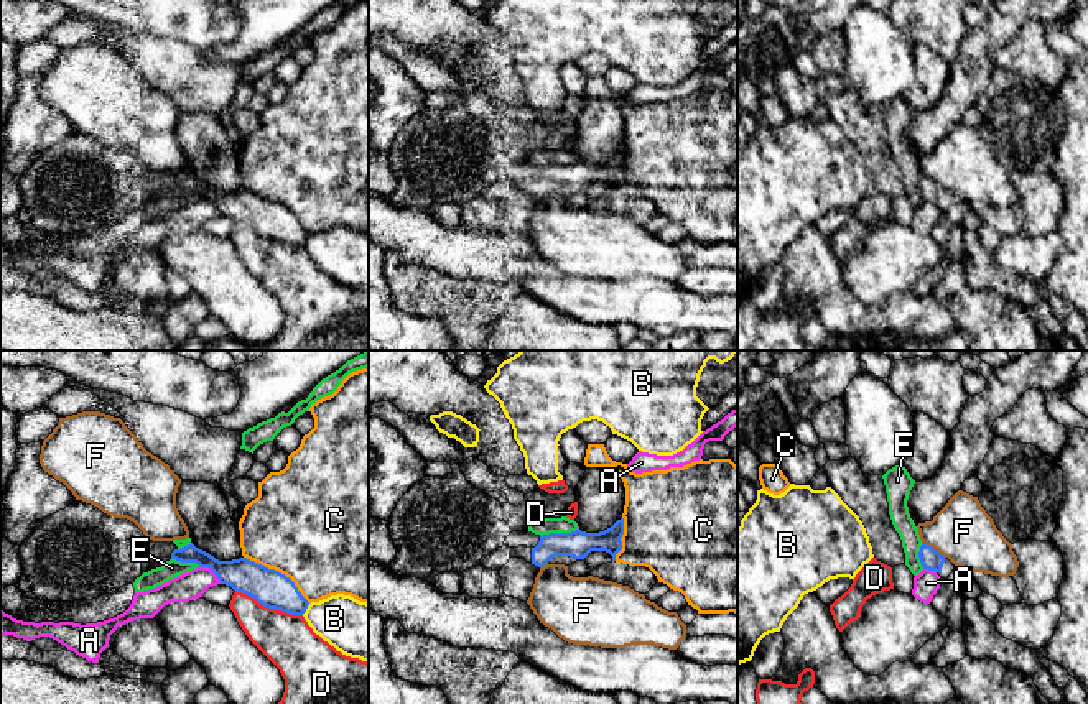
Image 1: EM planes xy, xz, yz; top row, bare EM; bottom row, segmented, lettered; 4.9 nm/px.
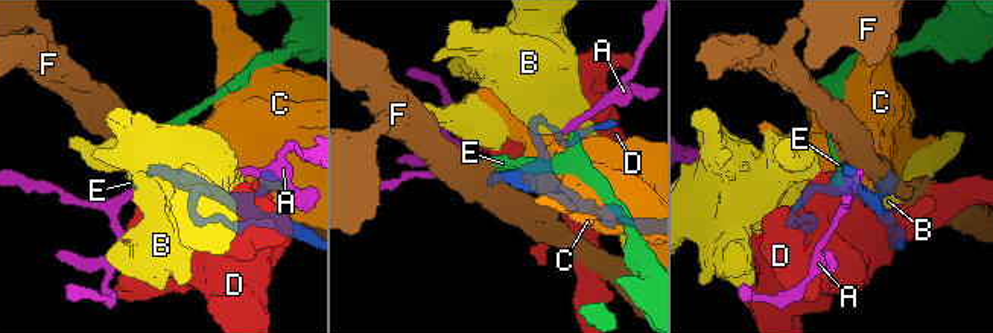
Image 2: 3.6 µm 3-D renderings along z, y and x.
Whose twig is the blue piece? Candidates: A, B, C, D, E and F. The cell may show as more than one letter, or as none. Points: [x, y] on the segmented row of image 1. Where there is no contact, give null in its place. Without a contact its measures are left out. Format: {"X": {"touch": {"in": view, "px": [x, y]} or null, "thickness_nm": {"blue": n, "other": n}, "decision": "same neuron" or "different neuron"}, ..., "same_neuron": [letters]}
{"A": {"touch": {"in": "xy", "px": [211, 569]}, "thickness_nm": {"blue": 170, "other": 140}, "decision": "different neuron"}, "B": {"touch": {"in": "xy", "px": [306, 607]}, "thickness_nm": {"blue": 180, "other": 260}, "decision": "different neuron"}, "C": {"touch": {"in": "xy", "px": [277, 571]}, "thickness_nm": {"blue": 180, "other": 500}, "decision": "different neuron"}, "D": {"touch": {"in": "xy", "px": [269, 607]}, "thickness_nm": {"blue": 180, "other": 260}, "decision": "different neuron"}, "E": {"touch": {"in": "xz", "px": [558, 533]}, "thickness_nm": {"blue": 140, "other": 80}, "decision": "different neuron"}, "F": {"touch": {"in": "yz", "px": [932, 548]}, "thickness_nm": {"blue": 100, "other": 300}, "decision": "different neuron"}, "same_neuron": []}

